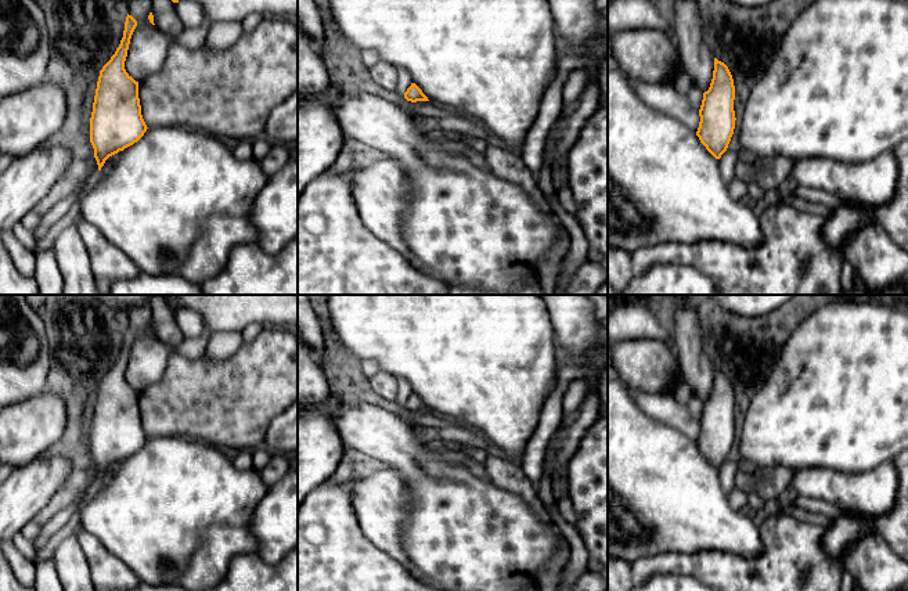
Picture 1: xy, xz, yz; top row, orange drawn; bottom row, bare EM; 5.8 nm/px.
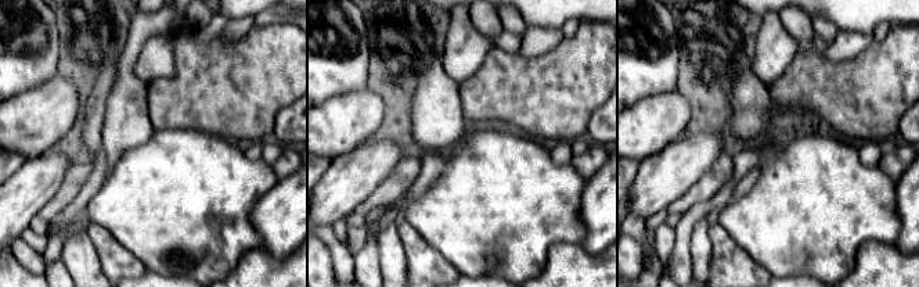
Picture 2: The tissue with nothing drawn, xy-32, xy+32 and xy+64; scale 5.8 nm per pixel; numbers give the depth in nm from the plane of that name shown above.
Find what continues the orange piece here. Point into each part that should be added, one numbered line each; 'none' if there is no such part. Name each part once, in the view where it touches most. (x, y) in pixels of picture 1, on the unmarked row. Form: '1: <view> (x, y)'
none

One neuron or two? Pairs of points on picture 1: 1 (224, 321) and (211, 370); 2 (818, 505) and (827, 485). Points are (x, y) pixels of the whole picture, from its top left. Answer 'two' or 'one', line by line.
1: two
2: two

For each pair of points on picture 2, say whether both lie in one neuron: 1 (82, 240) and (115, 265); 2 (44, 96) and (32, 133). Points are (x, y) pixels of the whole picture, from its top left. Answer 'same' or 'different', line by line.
1: different
2: same

